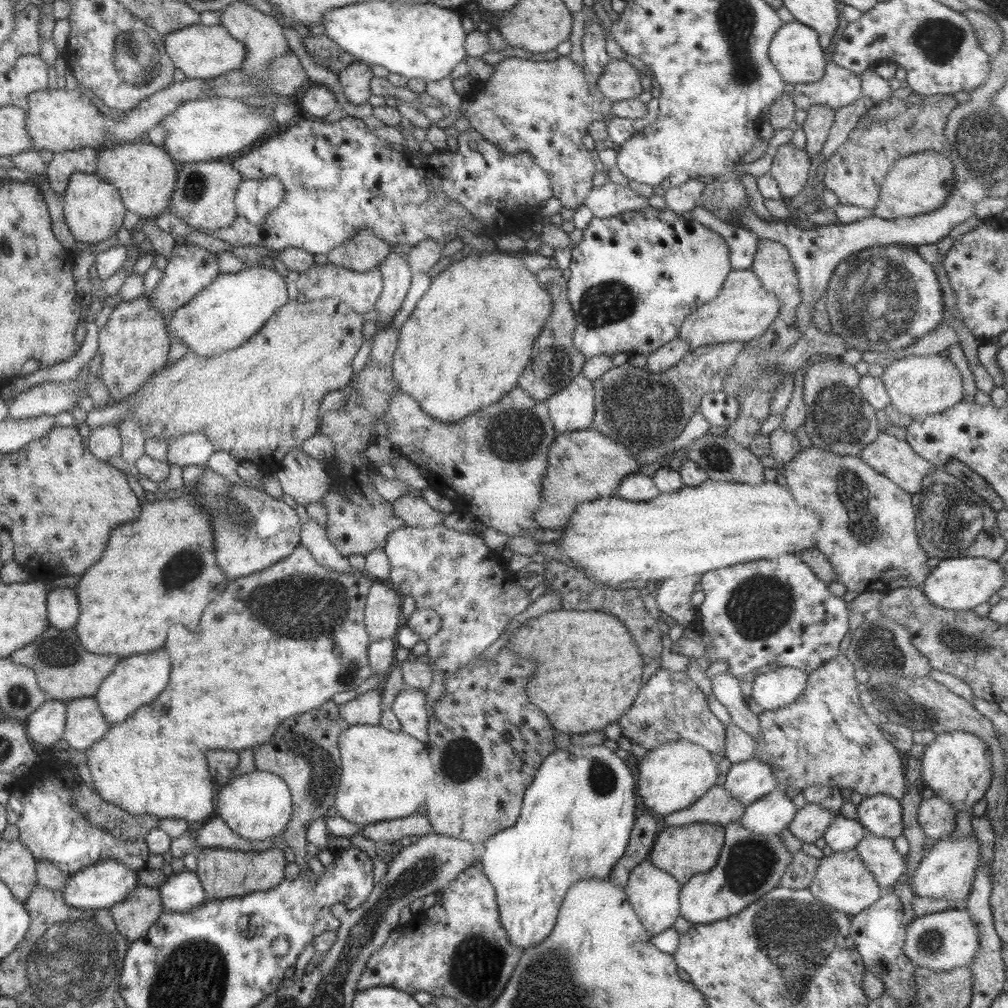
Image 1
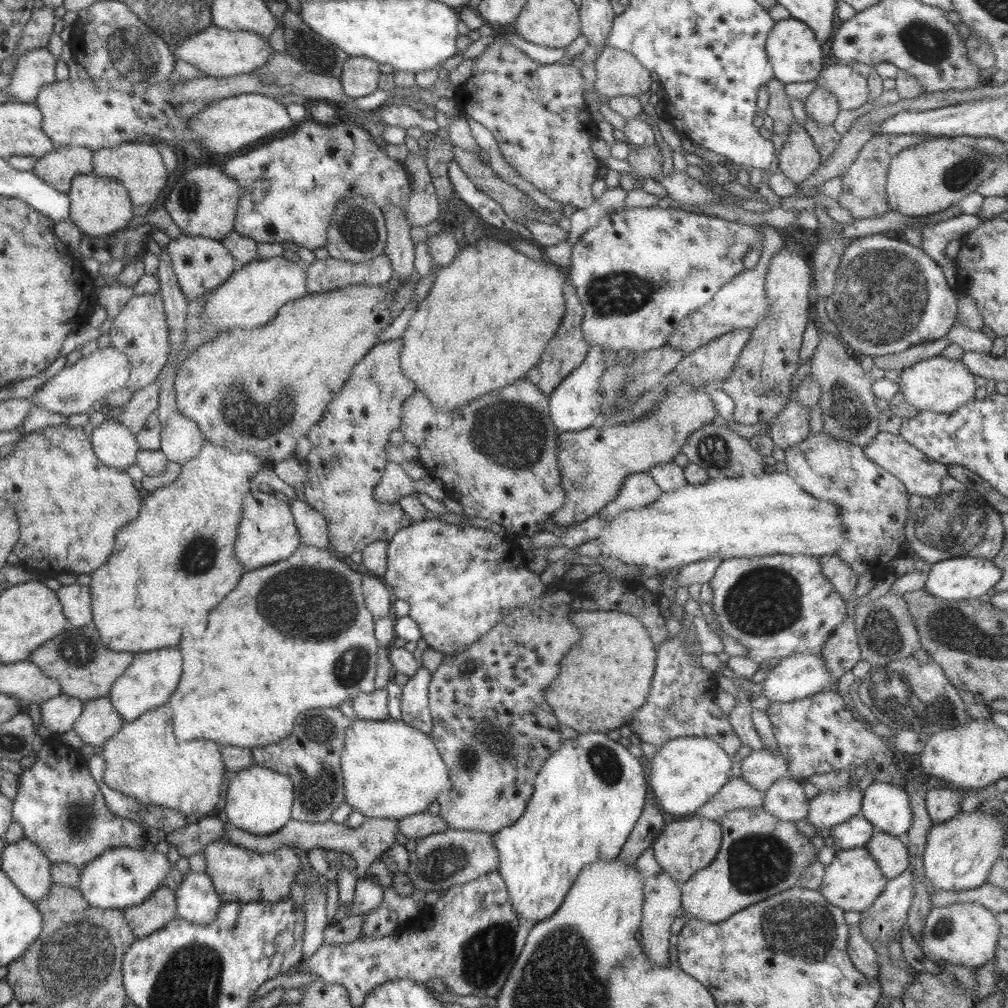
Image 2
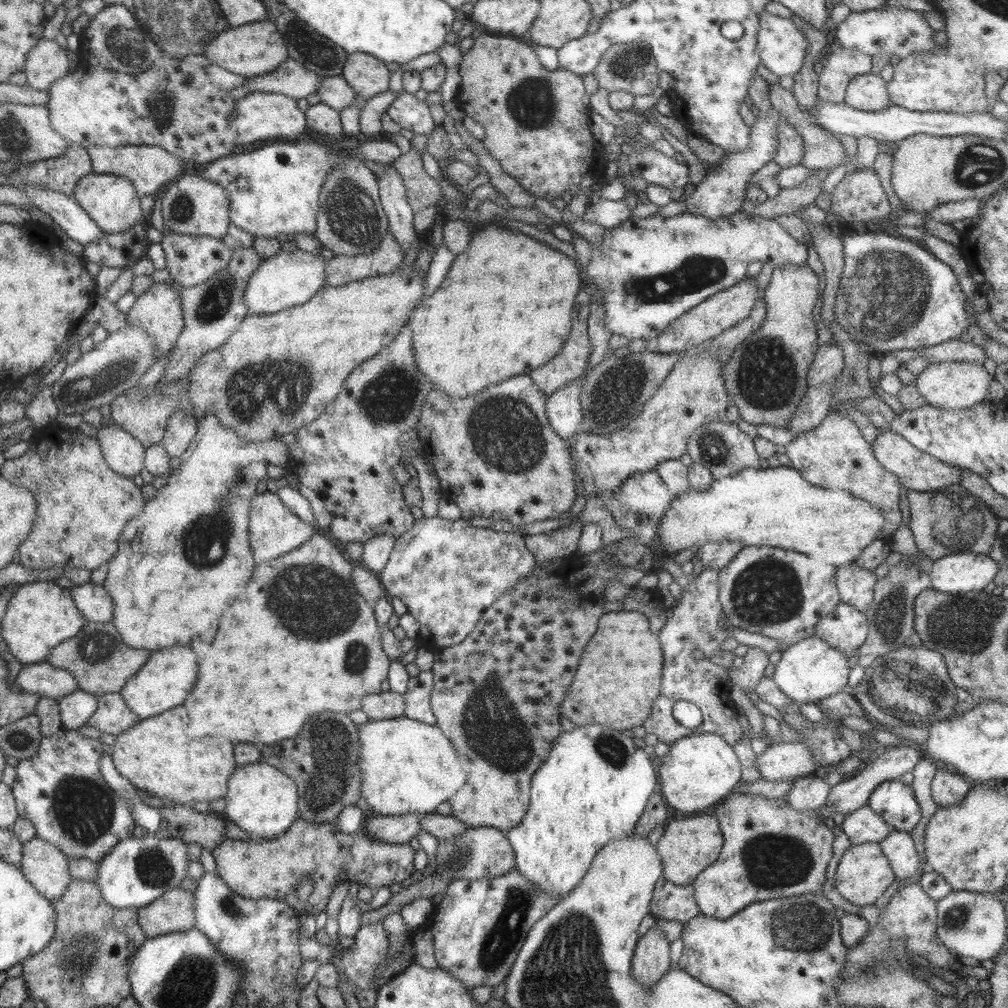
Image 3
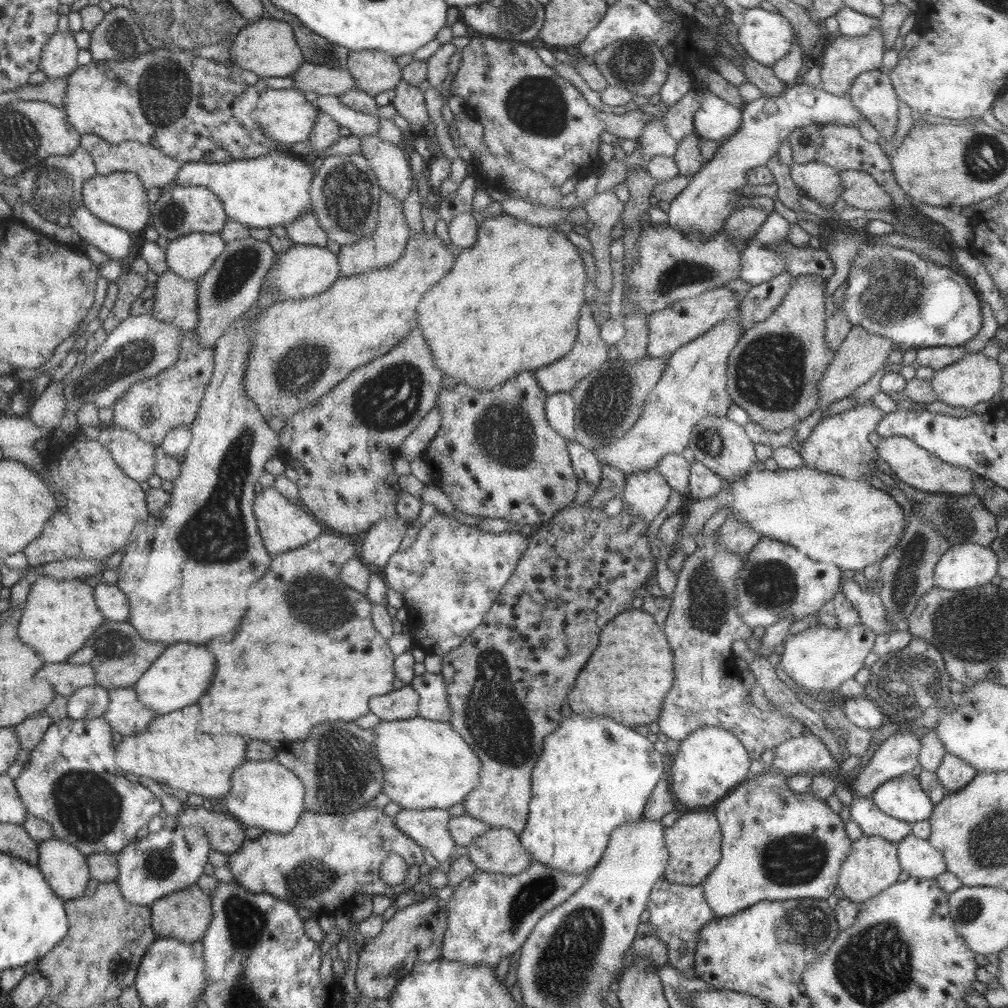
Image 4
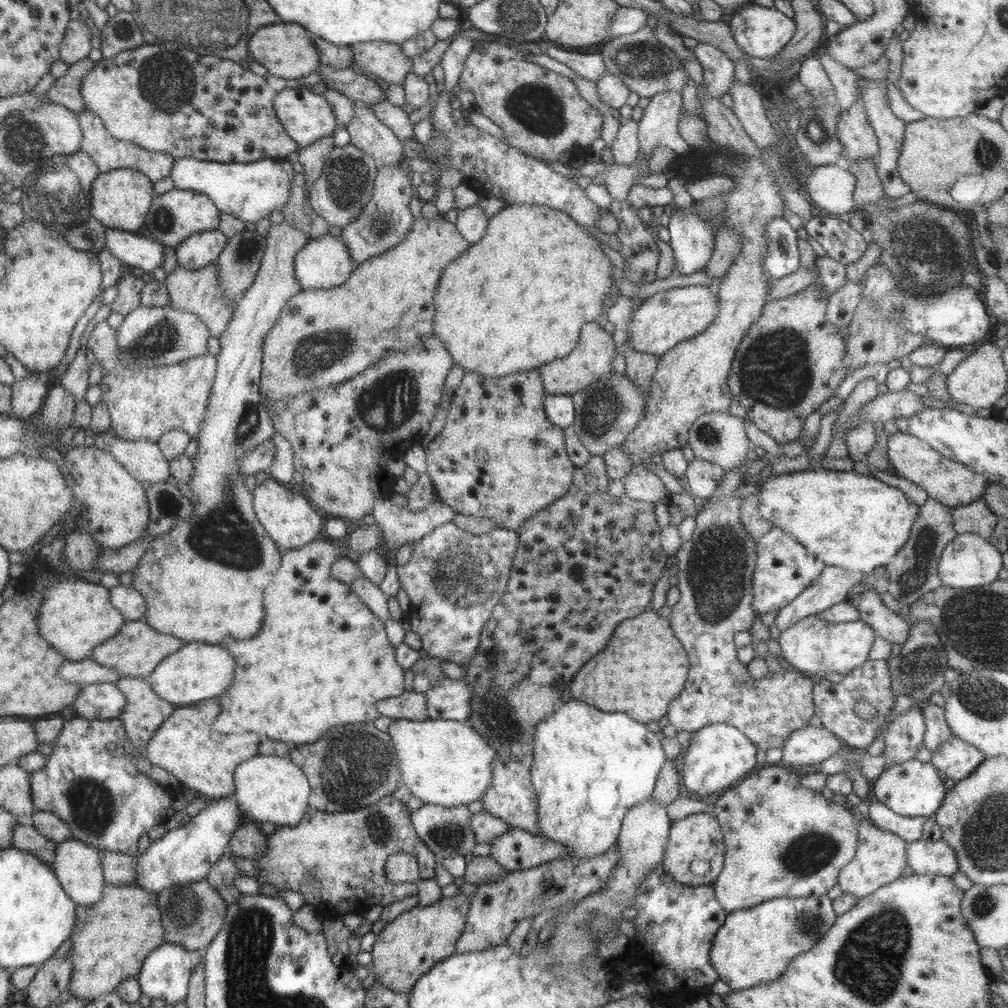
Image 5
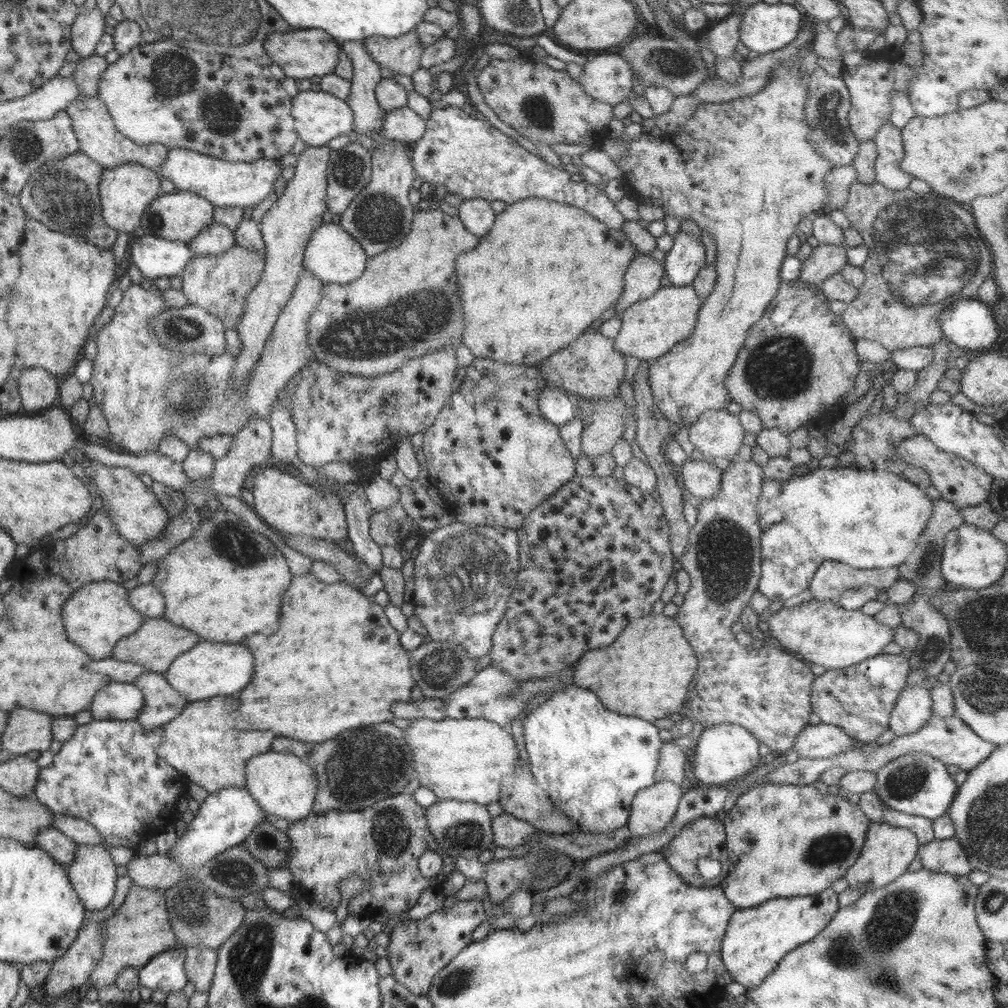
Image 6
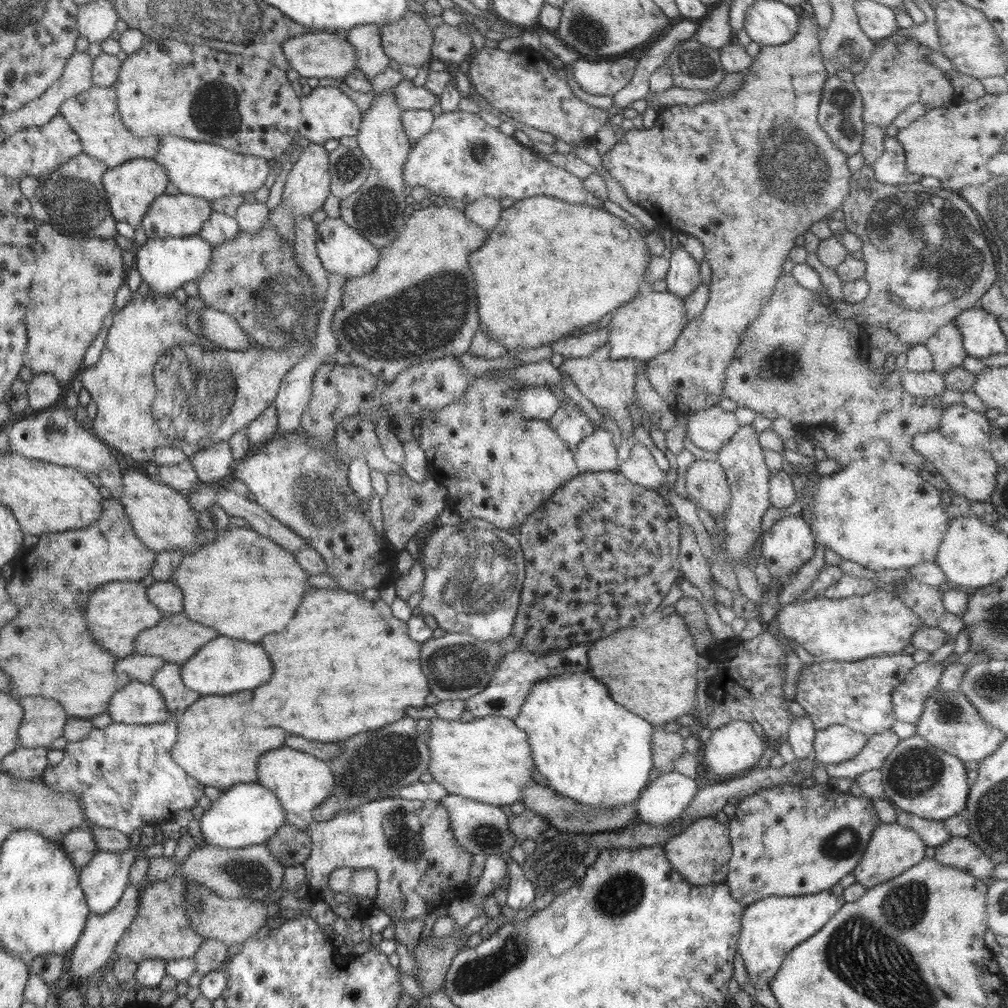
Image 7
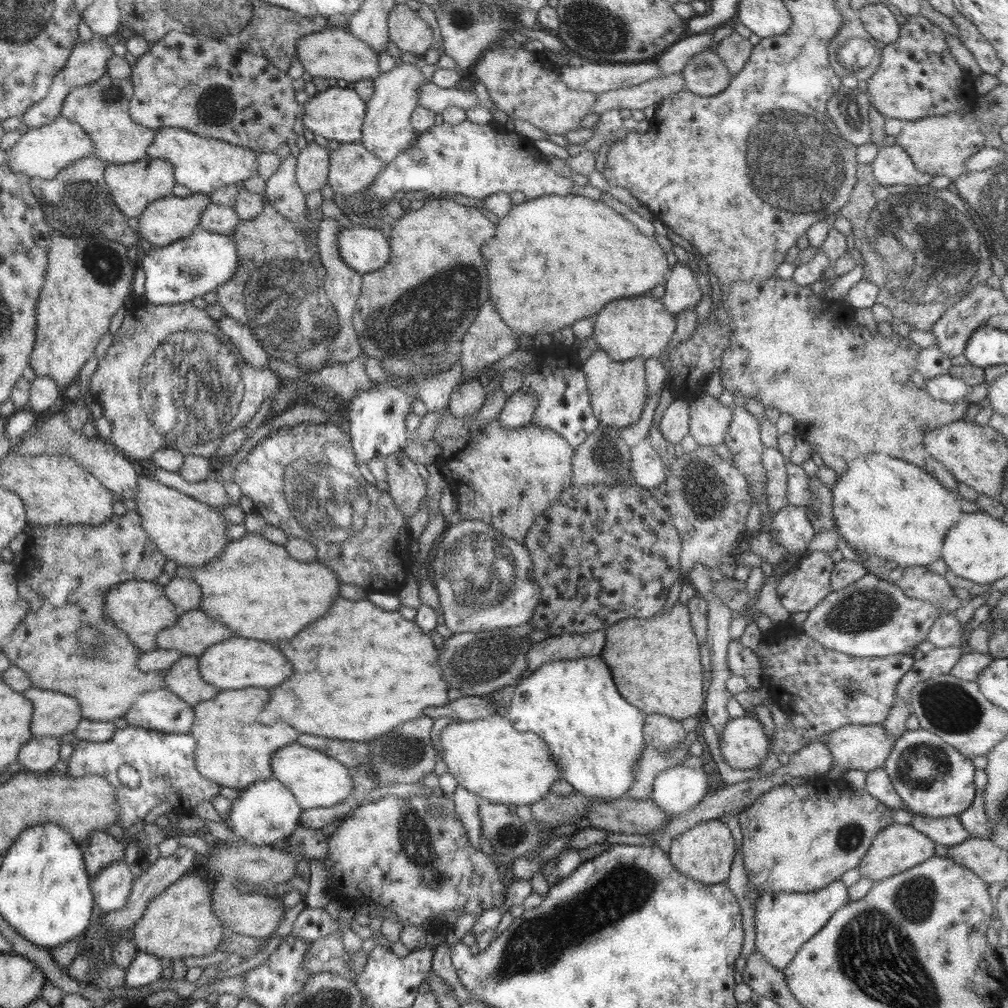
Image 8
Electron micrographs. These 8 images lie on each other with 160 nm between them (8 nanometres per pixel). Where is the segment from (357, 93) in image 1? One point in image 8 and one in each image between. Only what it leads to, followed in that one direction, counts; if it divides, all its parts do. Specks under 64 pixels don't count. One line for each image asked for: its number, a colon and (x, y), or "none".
2: (359, 76)
3: (368, 76)
4: (375, 71)
5: (385, 60)
6: (403, 54)
7: (409, 40)
8: (410, 33)

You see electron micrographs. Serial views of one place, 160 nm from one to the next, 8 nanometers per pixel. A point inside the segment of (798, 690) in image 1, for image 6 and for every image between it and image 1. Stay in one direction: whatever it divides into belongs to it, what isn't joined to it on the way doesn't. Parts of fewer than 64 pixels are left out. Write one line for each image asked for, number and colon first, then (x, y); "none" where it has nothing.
2: (803, 675)
3: (811, 670)
4: (819, 660)
5: (815, 647)
6: (826, 633)

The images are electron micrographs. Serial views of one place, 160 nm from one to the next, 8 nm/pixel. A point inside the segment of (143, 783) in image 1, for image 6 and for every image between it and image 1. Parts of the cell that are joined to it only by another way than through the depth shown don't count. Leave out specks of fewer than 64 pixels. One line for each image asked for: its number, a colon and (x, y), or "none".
2: (143, 760)
3: (155, 755)
4: (170, 751)
5: (205, 761)
6: (197, 742)

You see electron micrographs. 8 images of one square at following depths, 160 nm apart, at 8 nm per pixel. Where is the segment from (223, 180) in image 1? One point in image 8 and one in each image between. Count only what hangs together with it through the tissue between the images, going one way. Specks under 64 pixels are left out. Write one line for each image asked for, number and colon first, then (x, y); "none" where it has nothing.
2: (204, 202)
3: (192, 205)
4: (179, 211)
5: (175, 215)
6: (180, 216)
7: (181, 215)
8: (169, 219)

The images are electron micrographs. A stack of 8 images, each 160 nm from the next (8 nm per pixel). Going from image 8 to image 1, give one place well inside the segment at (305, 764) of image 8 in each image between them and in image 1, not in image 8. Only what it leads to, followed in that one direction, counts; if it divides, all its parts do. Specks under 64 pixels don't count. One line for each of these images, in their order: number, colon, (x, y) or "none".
1: (258, 805)
2: (259, 800)
3: (263, 800)
4: (265, 794)
5: (273, 789)
6: (285, 785)
7: (302, 782)

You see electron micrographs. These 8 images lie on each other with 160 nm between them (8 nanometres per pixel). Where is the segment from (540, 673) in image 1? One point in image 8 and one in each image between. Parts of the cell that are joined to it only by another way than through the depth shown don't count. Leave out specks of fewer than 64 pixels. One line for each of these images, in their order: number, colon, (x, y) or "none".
2: (608, 674)
3: (618, 679)
4: (628, 675)
5: (643, 668)
6: (646, 672)
7: (652, 671)
8: (655, 663)

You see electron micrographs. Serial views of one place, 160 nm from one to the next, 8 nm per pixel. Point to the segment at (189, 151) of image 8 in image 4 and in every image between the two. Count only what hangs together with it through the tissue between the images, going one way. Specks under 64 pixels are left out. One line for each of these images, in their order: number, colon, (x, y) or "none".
4: (274, 190)
5: (250, 192)
6: (224, 183)
7: (208, 171)

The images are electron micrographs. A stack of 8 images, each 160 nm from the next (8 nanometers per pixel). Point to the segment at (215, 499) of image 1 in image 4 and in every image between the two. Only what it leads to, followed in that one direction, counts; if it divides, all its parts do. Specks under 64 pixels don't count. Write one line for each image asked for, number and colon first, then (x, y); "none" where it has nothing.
2: (267, 533)
3: (274, 530)
4: (284, 526)

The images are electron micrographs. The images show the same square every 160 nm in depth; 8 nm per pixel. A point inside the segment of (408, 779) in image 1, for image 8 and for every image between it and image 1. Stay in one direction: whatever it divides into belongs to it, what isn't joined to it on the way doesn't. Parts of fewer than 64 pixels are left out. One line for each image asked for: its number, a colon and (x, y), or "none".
2: (390, 770)
3: (407, 767)
4: (427, 764)
5: (444, 762)
6: (466, 760)
7: (489, 760)
8: (489, 757)

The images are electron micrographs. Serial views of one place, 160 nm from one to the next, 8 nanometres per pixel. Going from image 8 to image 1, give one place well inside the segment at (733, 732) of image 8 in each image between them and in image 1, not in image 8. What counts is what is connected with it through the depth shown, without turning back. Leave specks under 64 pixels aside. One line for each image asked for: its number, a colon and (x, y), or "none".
1: (671, 777)
2: (686, 772)
3: (701, 770)
4: (712, 762)
5: (719, 756)
6: (725, 753)
7: (733, 749)

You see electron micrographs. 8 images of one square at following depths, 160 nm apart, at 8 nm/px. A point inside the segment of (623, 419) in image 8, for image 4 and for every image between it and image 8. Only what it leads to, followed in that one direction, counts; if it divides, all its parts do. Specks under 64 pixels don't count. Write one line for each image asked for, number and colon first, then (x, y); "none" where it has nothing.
4: (589, 352)
5: (591, 359)
6: (591, 367)
7: (609, 384)

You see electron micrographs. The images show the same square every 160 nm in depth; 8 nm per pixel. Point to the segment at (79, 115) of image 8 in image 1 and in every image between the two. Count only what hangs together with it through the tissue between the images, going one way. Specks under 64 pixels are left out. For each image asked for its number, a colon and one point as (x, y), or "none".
1: (145, 175)
2: (138, 165)
3: (148, 168)
4: (156, 169)
5: (109, 154)
6: (101, 140)
7: (94, 114)

